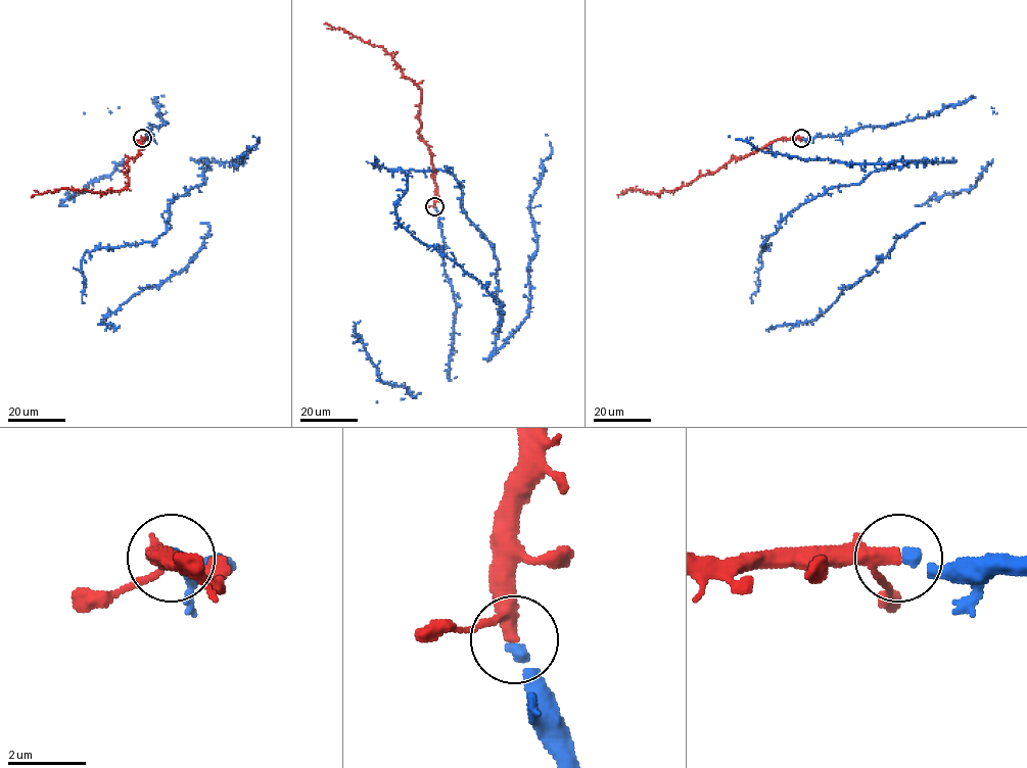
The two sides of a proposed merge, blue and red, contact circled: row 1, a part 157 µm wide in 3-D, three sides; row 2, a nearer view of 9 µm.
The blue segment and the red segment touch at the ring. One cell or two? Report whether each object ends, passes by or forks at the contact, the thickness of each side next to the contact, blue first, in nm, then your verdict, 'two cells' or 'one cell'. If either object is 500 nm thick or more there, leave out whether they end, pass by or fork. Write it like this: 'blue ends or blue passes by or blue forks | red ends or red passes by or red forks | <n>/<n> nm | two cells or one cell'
blue ends | red passes by | 280/300 nm | one cell

